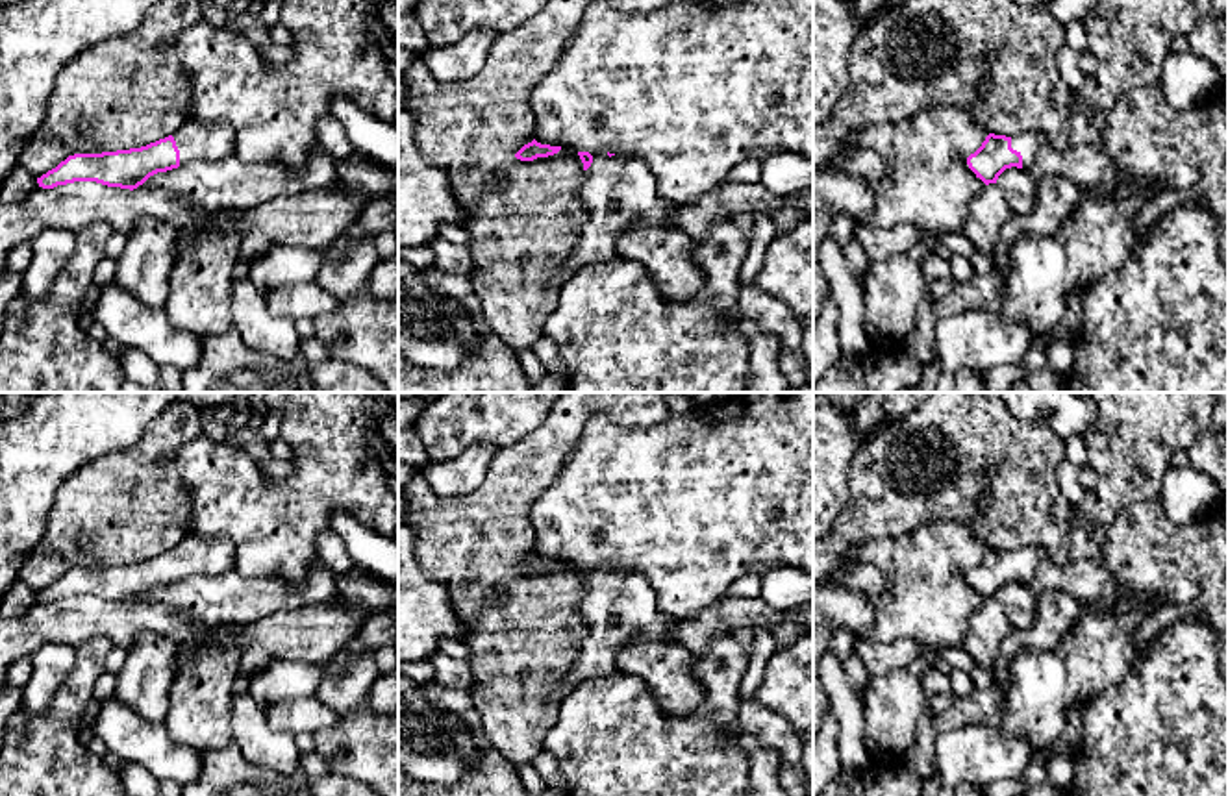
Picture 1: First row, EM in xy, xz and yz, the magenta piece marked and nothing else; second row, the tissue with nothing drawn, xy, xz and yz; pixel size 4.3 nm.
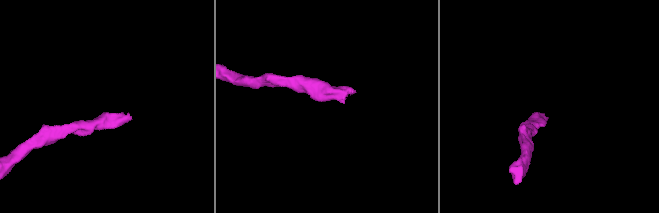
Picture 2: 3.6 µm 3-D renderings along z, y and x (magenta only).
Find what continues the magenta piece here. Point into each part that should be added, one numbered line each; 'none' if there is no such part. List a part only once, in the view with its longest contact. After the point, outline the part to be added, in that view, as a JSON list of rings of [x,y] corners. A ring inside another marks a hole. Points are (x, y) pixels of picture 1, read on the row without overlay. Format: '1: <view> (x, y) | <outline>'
1: yz (1027, 558) | [[[1030,546],[1019,548],[1011,552],[1011,563],[1022,570],[1022,583],[1030,585],[1037,565],[1041,561],[1041,552]]]

